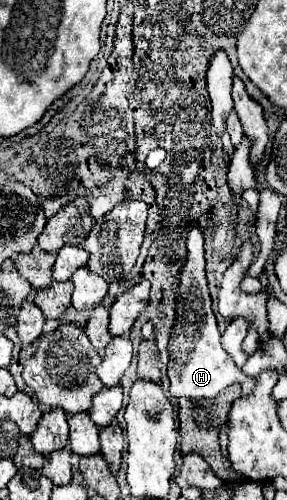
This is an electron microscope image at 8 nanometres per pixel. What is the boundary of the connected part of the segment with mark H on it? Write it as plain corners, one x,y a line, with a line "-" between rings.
193,224
187,236
187,258
185,266
179,270
179,288
175,296
175,322
169,338
169,380
171,396
179,398
213,398
223,392
229,384
239,382
243,394
250,394
255,388
256,378
243,376
235,366
233,358
221,346
221,332
217,330
217,320
211,310
211,296
205,278
205,248
203,248
203,230
199,224

